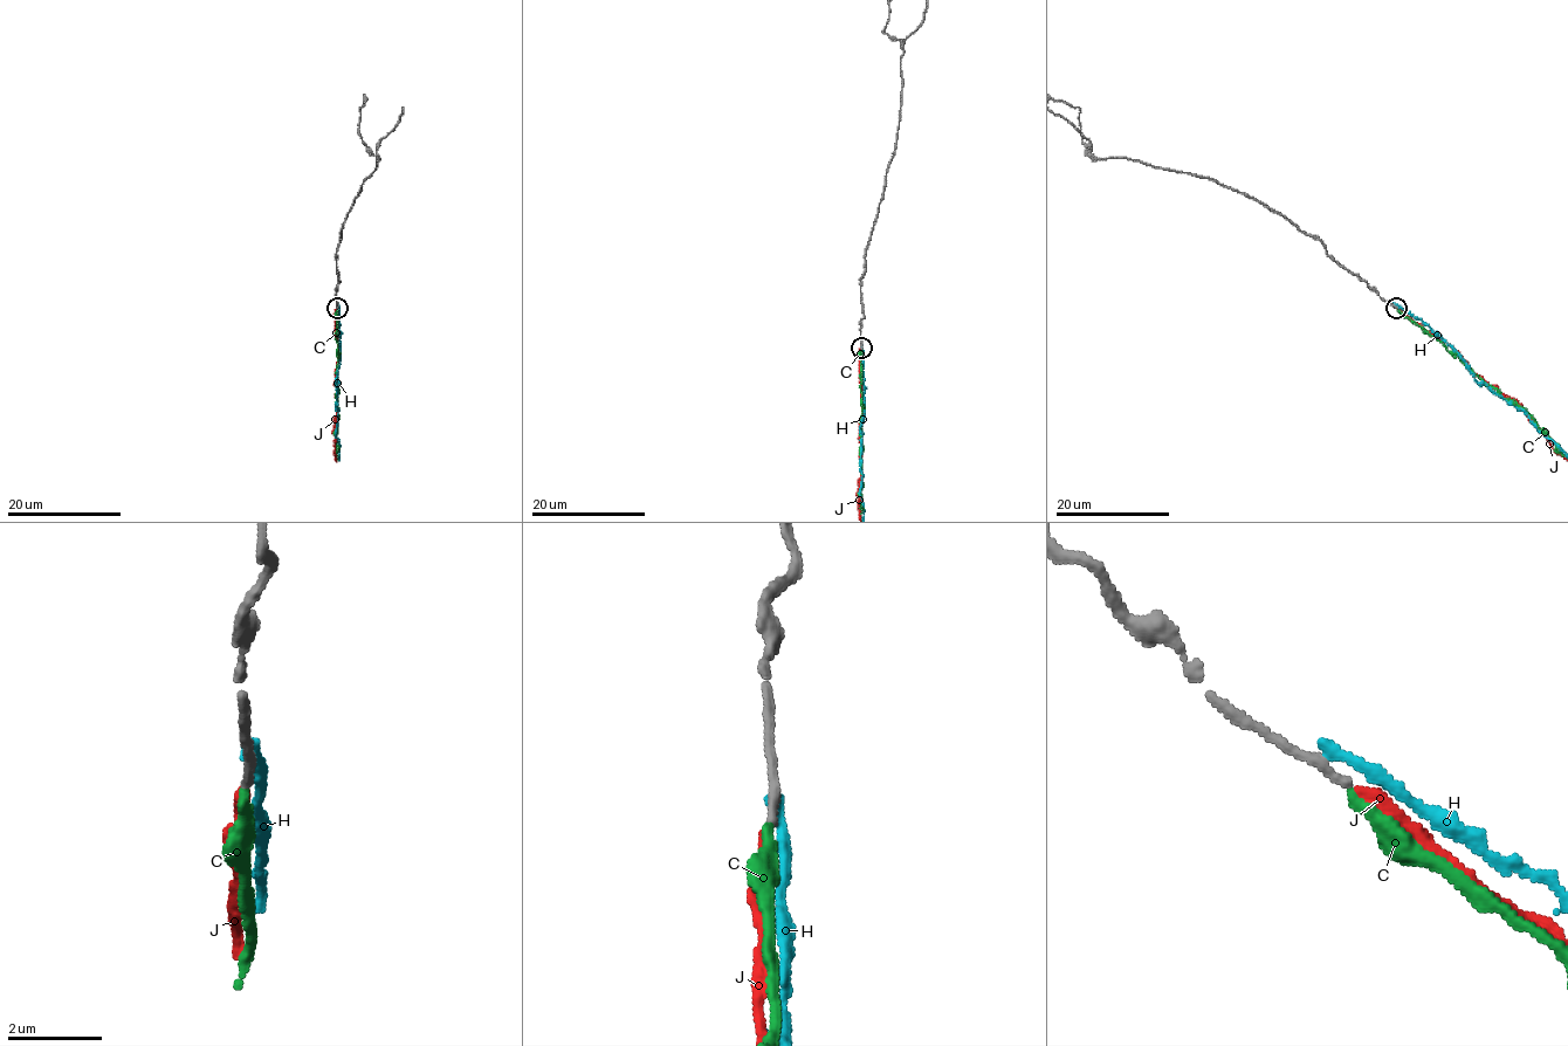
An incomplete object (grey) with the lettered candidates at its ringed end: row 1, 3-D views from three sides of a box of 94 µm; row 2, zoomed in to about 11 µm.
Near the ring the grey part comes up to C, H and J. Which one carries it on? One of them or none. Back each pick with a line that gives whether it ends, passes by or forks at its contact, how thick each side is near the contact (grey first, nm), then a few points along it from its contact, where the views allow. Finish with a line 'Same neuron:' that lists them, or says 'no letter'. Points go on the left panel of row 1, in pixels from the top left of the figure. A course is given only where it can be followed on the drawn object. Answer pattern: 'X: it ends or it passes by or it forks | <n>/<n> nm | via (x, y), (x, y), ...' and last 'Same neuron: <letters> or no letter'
J: it ends | 200/300 nm
Same neuron: J

